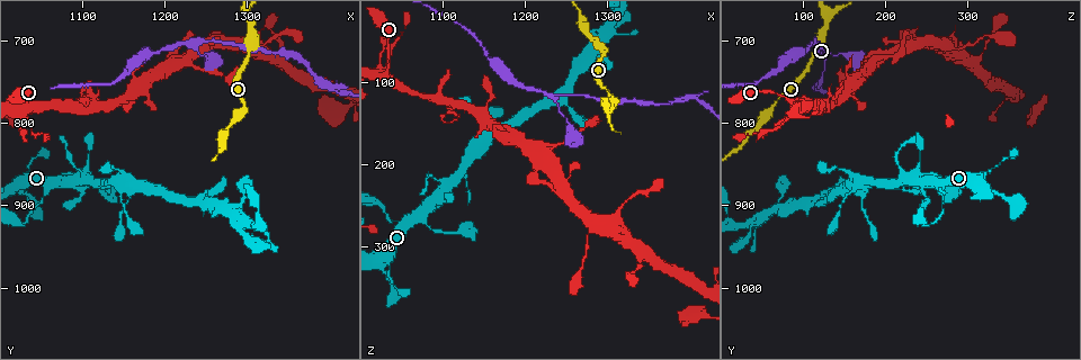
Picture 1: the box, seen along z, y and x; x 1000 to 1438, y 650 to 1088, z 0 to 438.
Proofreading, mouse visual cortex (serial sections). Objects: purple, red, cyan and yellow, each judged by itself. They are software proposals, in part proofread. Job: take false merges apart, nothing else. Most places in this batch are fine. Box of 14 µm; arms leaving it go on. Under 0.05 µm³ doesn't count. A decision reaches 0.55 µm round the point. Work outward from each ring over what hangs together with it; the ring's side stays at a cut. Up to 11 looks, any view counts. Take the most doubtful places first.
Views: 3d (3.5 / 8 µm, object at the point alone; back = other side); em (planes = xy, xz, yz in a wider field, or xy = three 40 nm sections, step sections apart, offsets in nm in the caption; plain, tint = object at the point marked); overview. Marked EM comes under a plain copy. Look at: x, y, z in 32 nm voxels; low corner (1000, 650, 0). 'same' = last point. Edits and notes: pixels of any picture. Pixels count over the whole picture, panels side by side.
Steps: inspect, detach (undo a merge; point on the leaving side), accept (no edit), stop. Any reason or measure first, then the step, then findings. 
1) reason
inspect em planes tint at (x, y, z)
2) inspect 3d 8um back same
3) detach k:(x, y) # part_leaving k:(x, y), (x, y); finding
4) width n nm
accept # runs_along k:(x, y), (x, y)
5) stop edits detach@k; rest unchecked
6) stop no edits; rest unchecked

sharp bend
inspect 3d 3.5um at (1245, 705, 120)

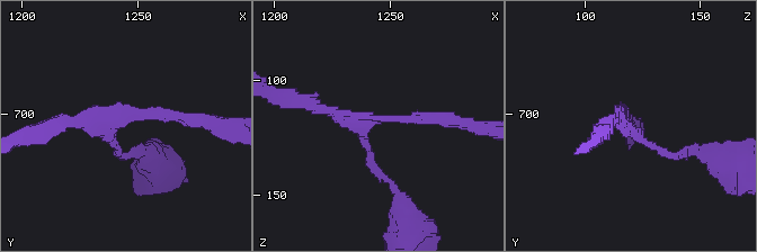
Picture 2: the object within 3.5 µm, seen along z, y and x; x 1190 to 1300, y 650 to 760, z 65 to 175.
arms 3; arm_widths 100, 150, 150 nm
inspect em planes tint at (1243, 703, 116)

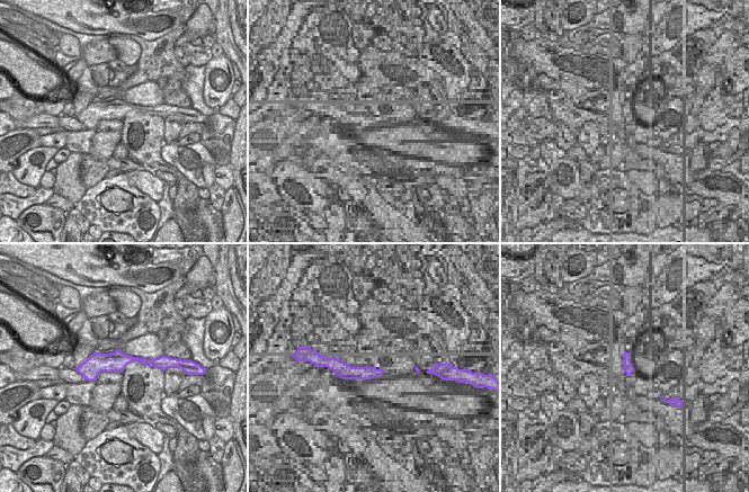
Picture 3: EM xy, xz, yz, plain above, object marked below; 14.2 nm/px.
accept # runs_along 3:(157, 361), (122, 359), (86, 366); continuous, no second cell

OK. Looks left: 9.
thin arm on a thick one
inspect 3d 3.5um at (1150, 880, 165)

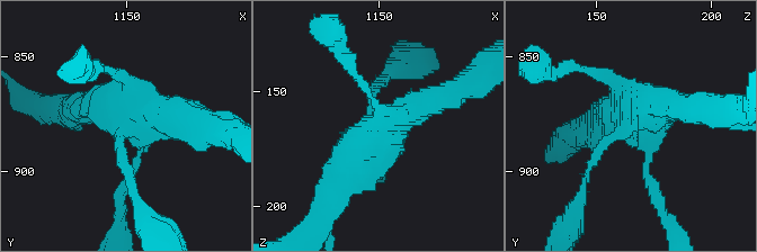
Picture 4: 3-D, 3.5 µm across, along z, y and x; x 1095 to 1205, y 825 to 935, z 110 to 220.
inspect em xy step 1 tint at (1150, 879, 162)

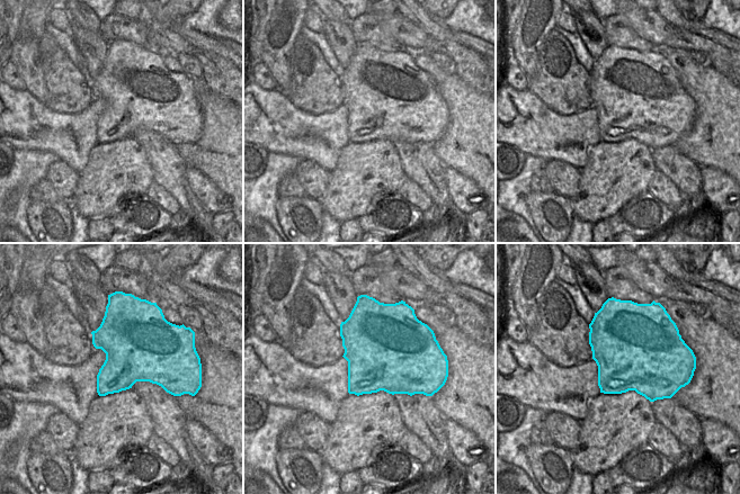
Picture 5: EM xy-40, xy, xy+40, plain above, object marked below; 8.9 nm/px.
accept # runs_along 4:(338, 185), (397, 118), (453, 92); one cell here

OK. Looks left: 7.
small branch off a trunk
inspect 3d 8um at (1025, 775, 95)

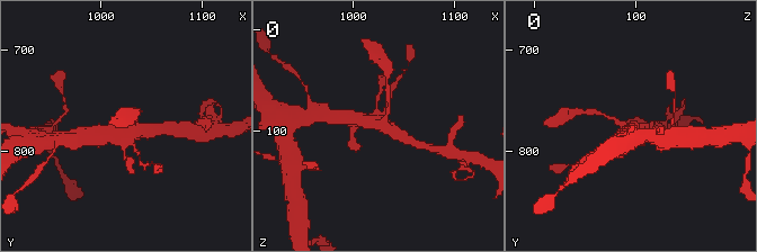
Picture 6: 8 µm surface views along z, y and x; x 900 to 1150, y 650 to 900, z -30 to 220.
zoom in
inspect 3d 3.5um at (1030, 776, 96)

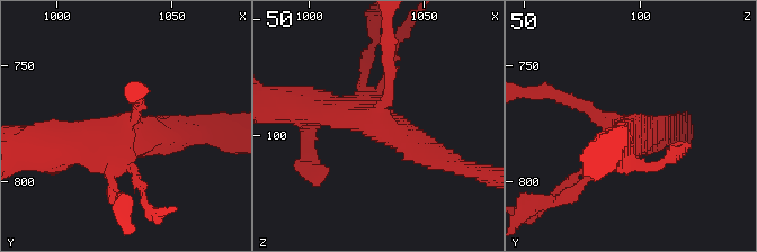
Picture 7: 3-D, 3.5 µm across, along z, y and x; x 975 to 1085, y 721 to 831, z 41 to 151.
now the EM
inspect em xy step 5 tint at (1029, 778, 94)

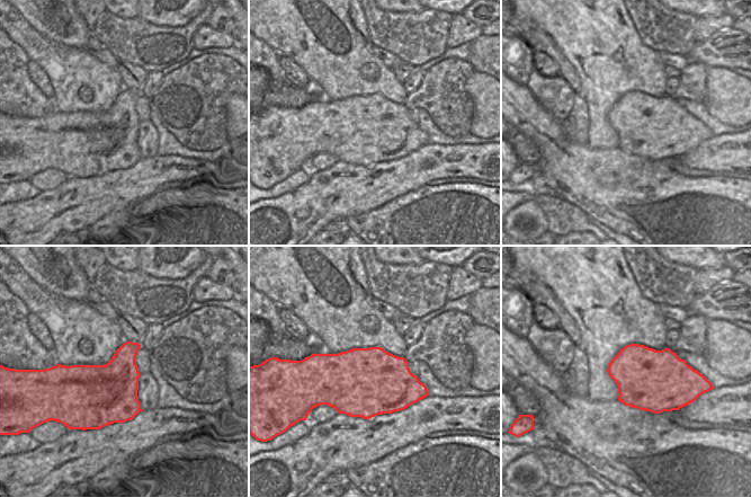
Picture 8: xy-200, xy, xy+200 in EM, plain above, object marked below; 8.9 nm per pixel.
accept # runs_along 7:(390, 59), (376, 119), (438, 156); continuous, no second cell

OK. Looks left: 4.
abrupt turn
inspect 3d 3.5um at (1280, 705, 280)

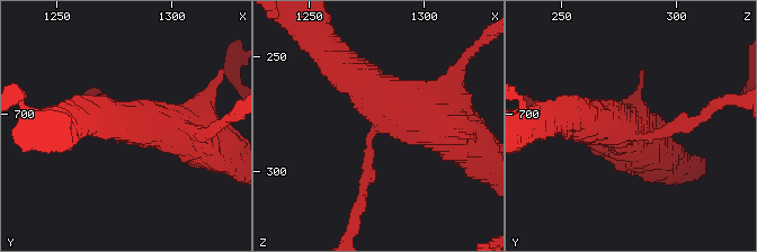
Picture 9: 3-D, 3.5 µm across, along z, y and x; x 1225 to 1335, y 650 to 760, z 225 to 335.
now the EM
inspect em planes tint at (1279, 708, 281)

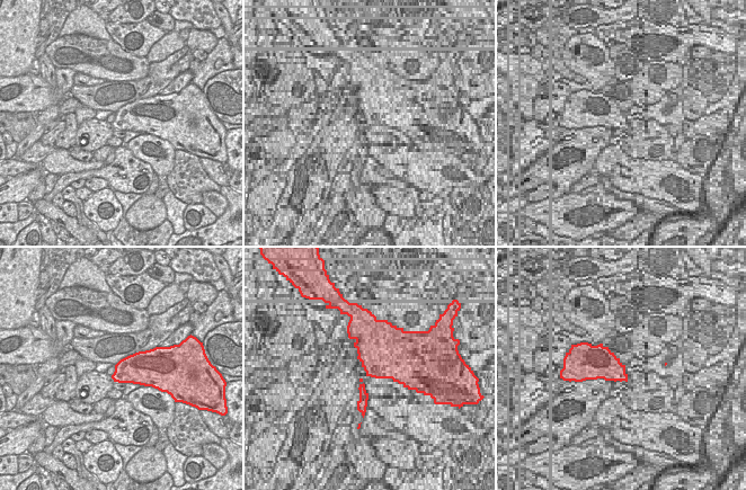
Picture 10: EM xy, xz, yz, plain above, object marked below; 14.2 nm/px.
inspect em xy step 3 tint same

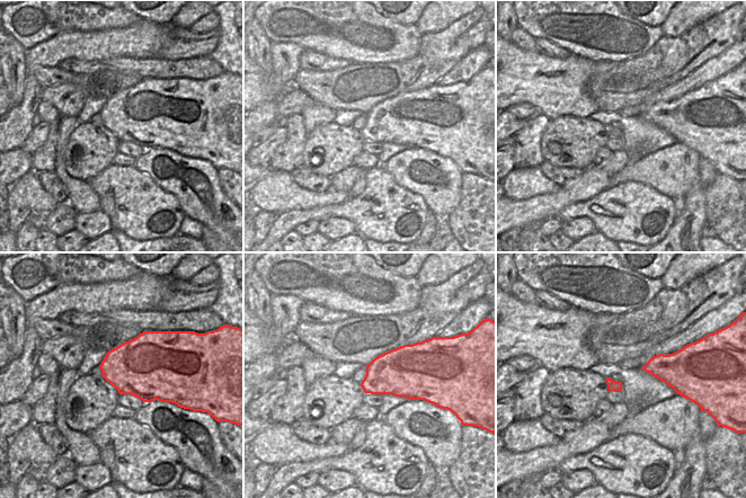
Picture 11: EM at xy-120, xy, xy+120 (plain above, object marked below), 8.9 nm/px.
accept # runs_along 9:(364, 83), (454, 129), (484, 159); all the same cell

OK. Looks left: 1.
stop no edits; rest unchecked

